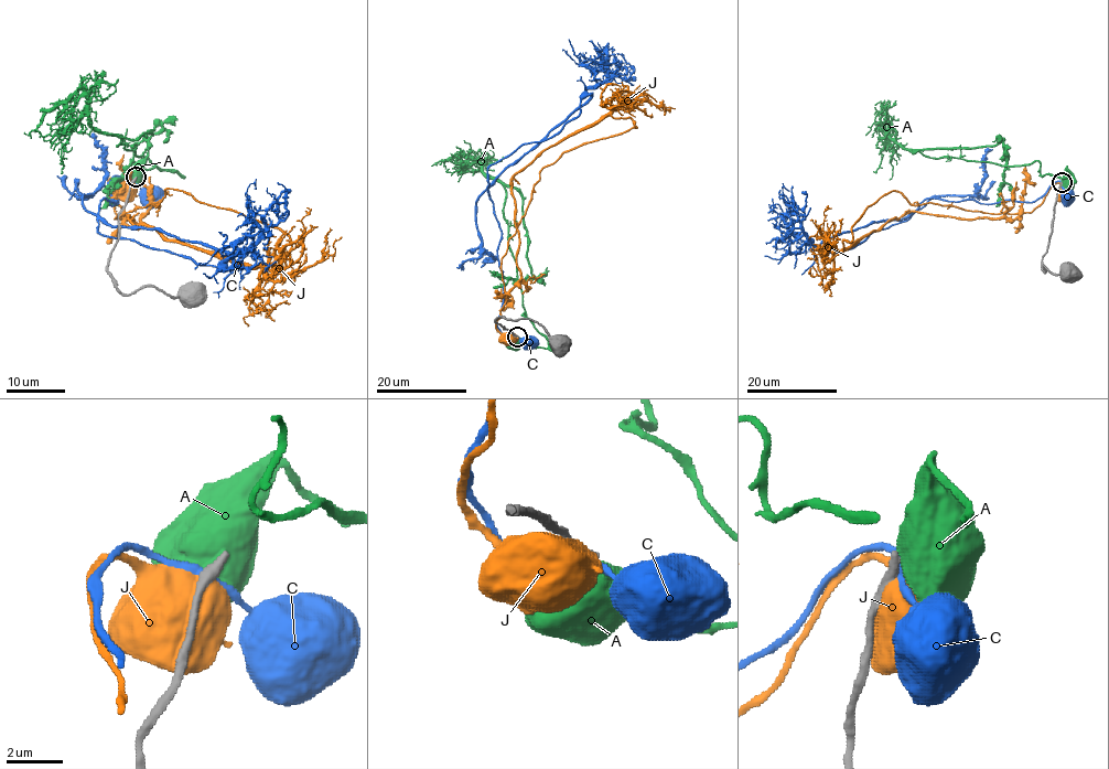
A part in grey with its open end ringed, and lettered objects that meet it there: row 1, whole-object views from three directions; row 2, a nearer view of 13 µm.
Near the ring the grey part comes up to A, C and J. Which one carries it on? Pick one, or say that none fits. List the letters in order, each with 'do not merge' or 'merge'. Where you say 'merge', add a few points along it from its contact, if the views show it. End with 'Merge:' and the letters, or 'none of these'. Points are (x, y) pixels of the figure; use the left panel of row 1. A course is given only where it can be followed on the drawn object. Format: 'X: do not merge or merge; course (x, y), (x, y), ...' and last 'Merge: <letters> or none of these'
A: do not merge
C: do not merge
J: do not merge
Merge: none of these

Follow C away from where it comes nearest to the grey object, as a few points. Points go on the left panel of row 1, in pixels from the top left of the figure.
C: (132, 182), (151, 195)

